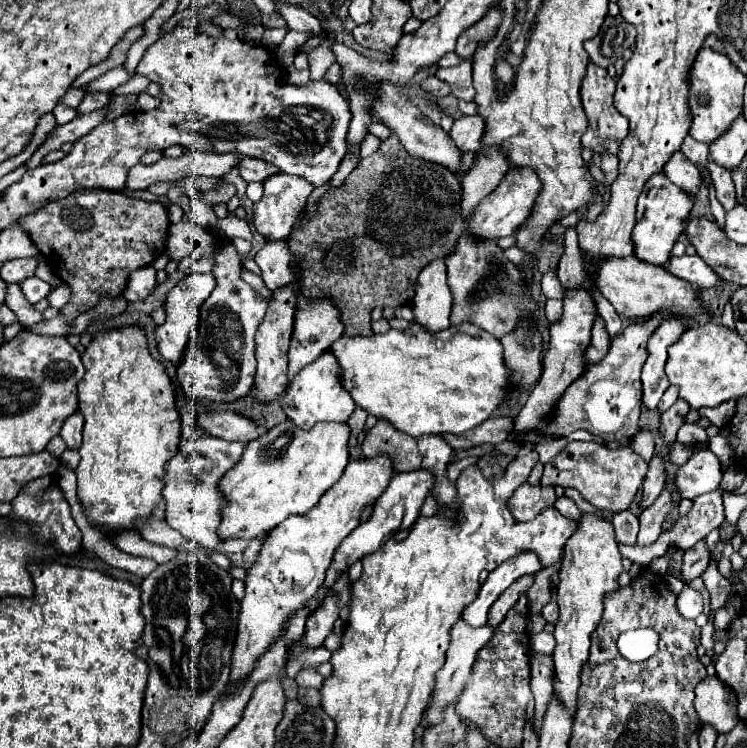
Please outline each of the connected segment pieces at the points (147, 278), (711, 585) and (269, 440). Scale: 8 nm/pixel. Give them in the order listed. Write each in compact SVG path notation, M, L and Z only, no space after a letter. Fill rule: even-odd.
M152 267L136 269L128 277L128 283L126 283L126 289L124 289L122 297L126 301L144 301L154 289L154 281L156 281L156 271Z
M710 559L710 565L708 569L702 573L702 579L704 579L704 585L710 593L710 619L714 619L714 613L726 603L728 595L730 595L730 583L720 575L718 571L718 565L716 565L716 559Z
M290 419L274 425L264 435L248 443L240 463L220 481L220 489L226 495L228 505L222 509L218 535L222 539L254 539L272 531L290 513L308 513L342 477L350 461L348 443L348 423L316 423L316 427L304 431Z

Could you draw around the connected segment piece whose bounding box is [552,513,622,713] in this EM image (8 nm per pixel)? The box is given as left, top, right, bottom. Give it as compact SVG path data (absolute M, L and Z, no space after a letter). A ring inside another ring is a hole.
M582 513L574 535L568 539L564 547L562 567L560 567L560 585L556 591L556 599L560 605L560 619L554 629L556 649L552 653L556 665L556 695L560 701L576 711L576 695L580 687L580 667L588 659L590 649L590 633L598 627L602 617L602 597L608 591L618 589L616 577L622 571L622 555L618 551L618 541L614 537L614 527L604 517L594 513Z

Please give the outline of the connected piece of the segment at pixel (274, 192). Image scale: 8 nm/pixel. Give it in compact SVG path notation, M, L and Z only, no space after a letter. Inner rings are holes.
M276 173L264 181L266 203L272 203L272 219L276 219L276 233L292 231L292 225L304 213L312 191L312 183L298 175Z

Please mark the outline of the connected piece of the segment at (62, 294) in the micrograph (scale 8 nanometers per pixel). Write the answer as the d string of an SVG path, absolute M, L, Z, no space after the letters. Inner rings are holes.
M60 283L60 285L48 295L50 307L56 307L56 309L64 307L64 305L68 303L68 299L70 299L70 291L68 291L68 285L66 285L66 283Z

